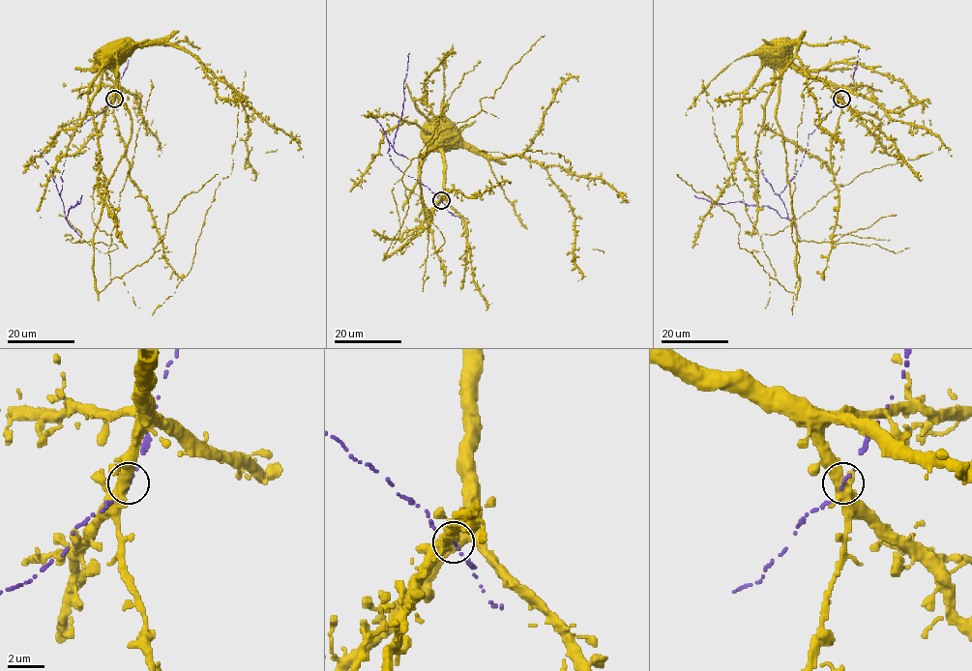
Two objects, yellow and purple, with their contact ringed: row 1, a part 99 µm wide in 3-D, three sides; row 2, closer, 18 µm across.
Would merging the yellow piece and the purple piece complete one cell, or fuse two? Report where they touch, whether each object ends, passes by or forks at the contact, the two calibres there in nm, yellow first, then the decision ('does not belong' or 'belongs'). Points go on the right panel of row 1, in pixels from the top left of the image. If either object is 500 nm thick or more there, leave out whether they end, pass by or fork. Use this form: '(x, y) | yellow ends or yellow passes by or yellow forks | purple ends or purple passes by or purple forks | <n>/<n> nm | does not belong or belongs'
(841, 99) | yellow forks | purple ends | 400/200 nm | belongs

